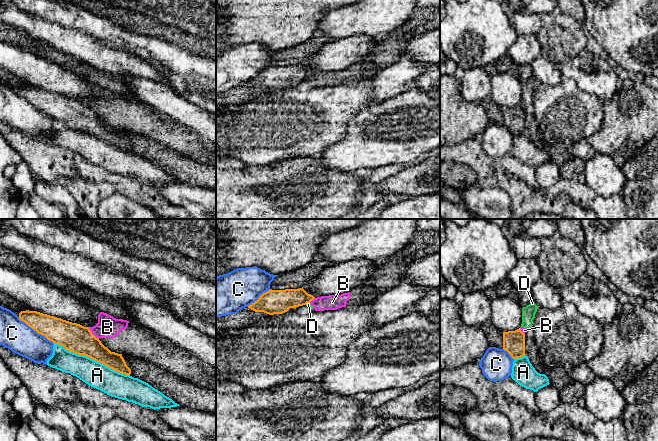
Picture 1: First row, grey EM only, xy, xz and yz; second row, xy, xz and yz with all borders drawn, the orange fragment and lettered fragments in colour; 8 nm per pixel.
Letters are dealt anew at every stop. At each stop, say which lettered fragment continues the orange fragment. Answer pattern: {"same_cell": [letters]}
{"same_cell": []}

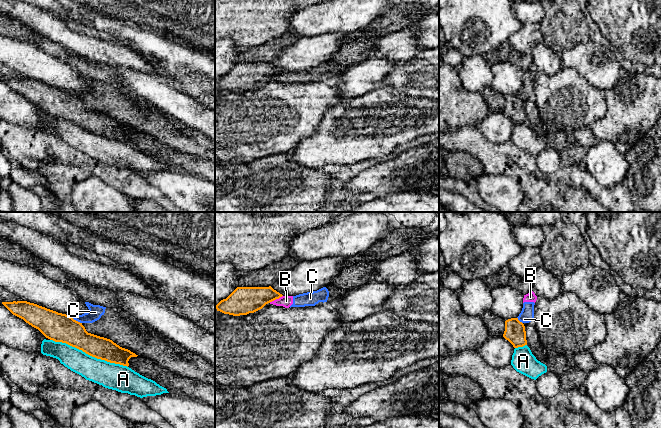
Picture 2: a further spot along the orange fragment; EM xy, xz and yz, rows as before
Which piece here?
{"same_cell": []}

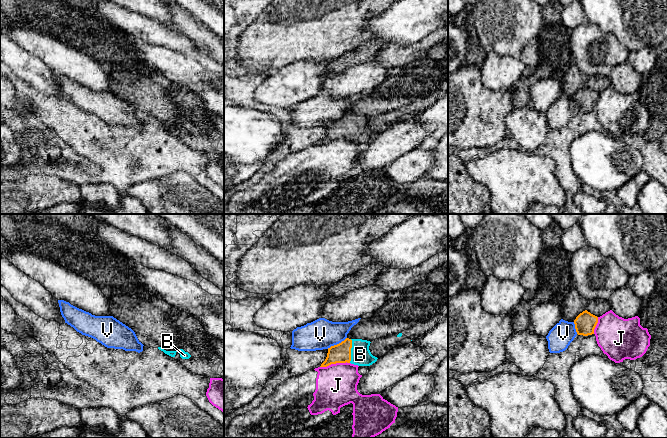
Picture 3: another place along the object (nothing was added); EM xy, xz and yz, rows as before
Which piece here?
{"same_cell": ["B"]}

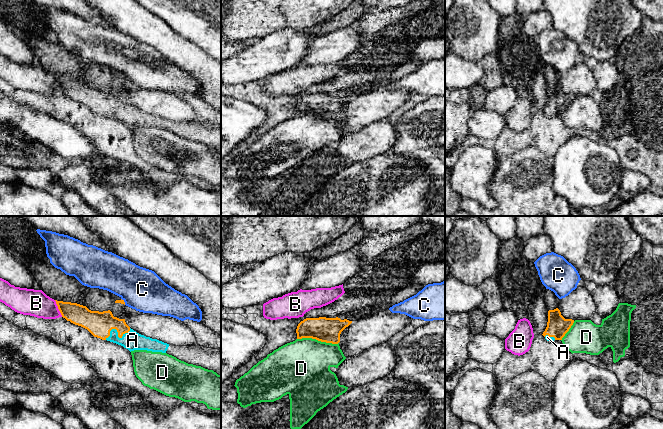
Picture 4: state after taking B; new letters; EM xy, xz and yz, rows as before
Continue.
{"same_cell": ["A"]}

